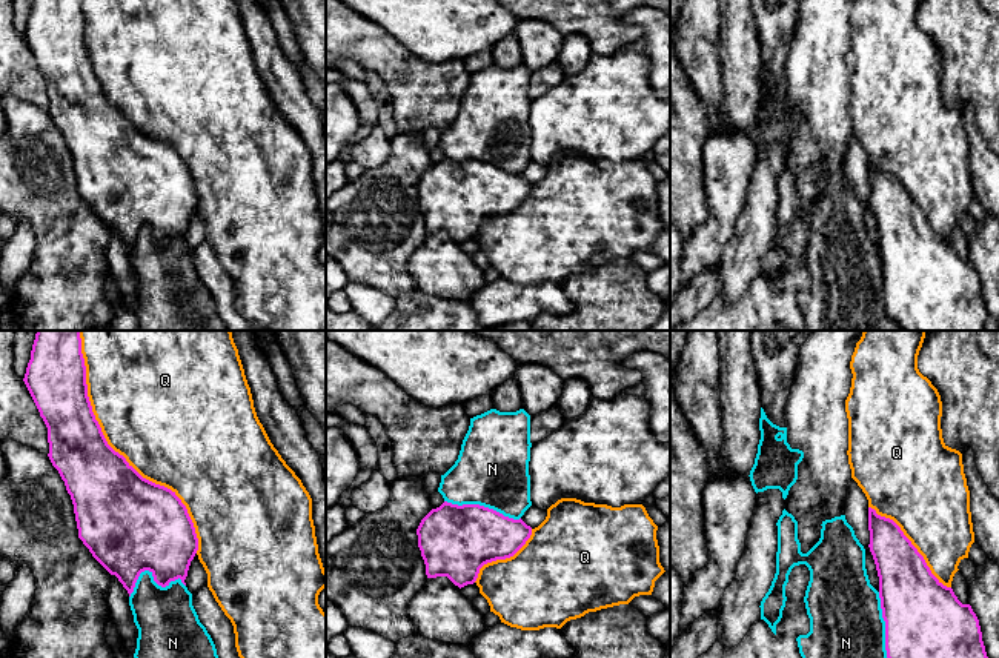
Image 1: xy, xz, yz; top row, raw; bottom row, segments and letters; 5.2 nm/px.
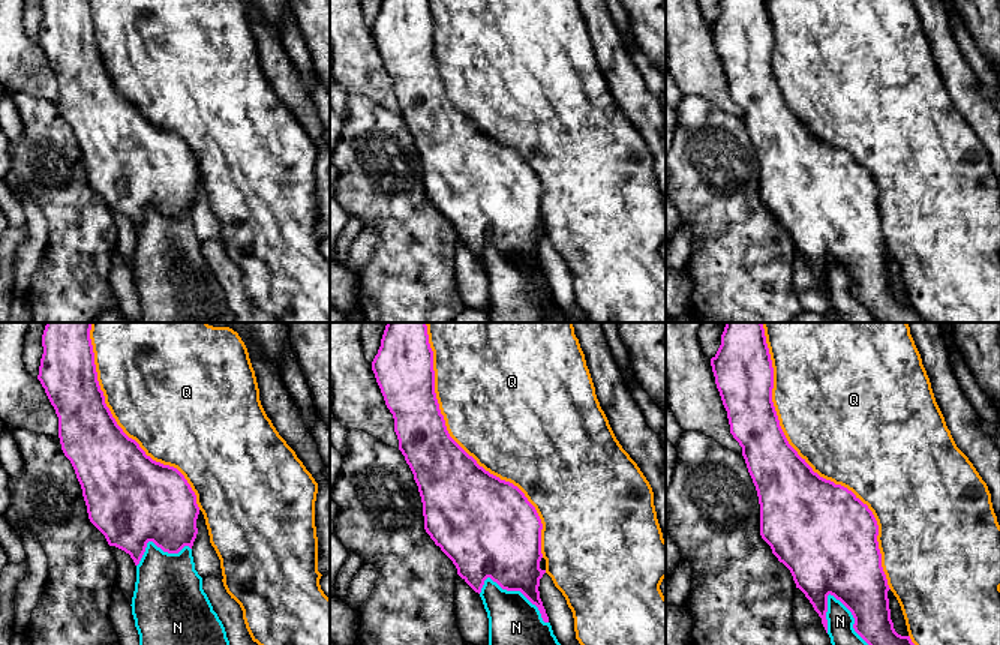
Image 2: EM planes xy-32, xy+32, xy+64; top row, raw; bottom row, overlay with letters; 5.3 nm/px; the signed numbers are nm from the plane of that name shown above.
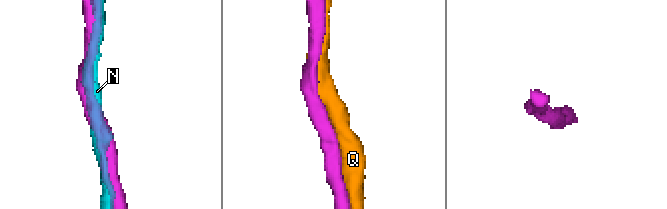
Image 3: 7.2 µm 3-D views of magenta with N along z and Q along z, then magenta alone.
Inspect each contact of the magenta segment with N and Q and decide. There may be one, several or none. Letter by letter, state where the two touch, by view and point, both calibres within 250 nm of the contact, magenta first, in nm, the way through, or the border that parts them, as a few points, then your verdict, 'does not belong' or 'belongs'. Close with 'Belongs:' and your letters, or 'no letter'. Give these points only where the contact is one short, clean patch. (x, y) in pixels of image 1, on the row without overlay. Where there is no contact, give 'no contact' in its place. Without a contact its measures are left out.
N: contact yz (886, 289); calibres 480 and 440 nm; does not belong
Q: contact xy (122, 111); calibres 400 and 500 nm; belongs
Belongs: Q

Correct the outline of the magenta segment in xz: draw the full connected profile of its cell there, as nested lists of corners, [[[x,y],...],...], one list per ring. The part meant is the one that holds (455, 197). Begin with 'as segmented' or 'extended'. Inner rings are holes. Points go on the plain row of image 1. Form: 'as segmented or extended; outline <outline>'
extended; outline [[[561,154],[547,164],[546,175],[535,184],[521,174],[513,175],[480,160],[458,161],[444,157],[421,175],[417,191],[427,234],[447,232],[460,244],[475,238],[501,278],[521,286],[539,286],[561,284],[589,268],[652,251],[655,237],[665,228],[659,218],[656,186],[658,181],[642,160],[612,163]]]

